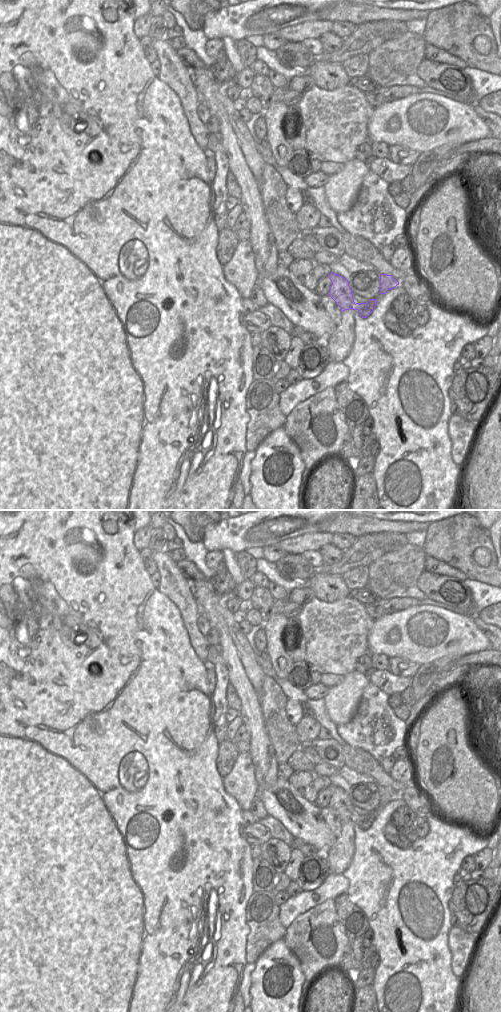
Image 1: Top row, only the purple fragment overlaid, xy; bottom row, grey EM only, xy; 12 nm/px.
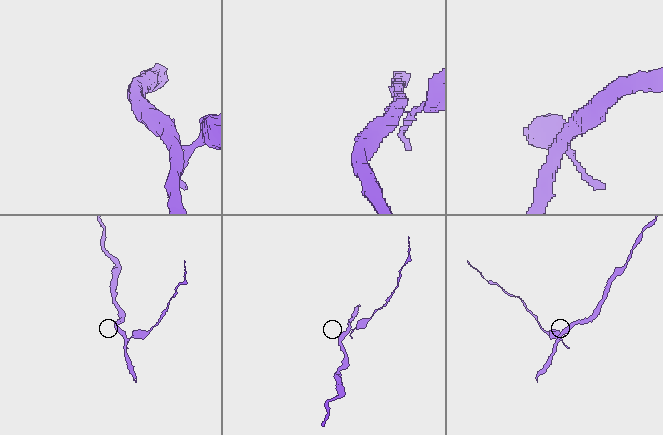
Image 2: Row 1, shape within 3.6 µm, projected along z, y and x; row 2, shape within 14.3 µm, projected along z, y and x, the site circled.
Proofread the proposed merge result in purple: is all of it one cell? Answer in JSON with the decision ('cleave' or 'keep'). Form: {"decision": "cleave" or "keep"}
{"decision": "cleave"}

